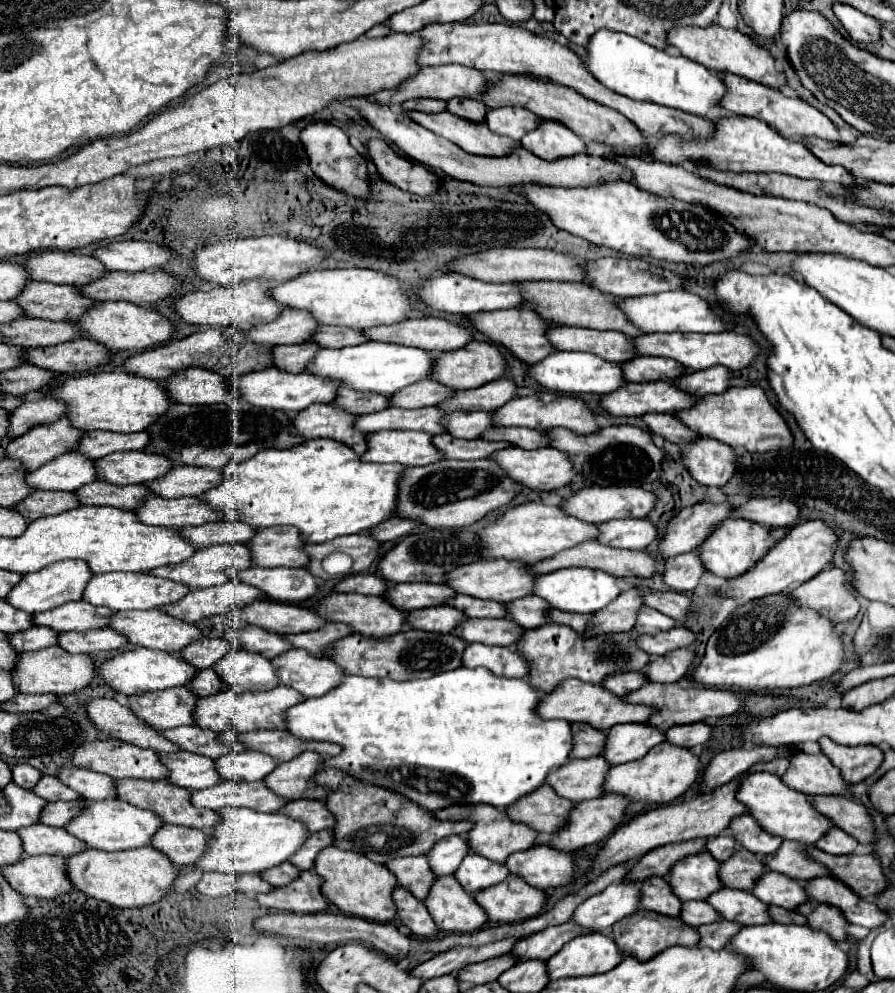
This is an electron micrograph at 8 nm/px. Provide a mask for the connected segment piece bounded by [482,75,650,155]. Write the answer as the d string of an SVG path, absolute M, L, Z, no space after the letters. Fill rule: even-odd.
M502 75L492 83L492 89L488 89L482 95L482 101L490 109L506 107L506 105L526 107L526 109L534 111L536 115L540 115L542 119L558 121L558 123L566 125L570 131L574 131L584 141L604 143L608 147L616 147L620 151L630 151L630 153L638 153L638 155L646 155L646 151L650 151L646 137L624 115L612 111L610 107L596 105L594 101L578 95L576 91L570 91L568 87L562 87L562 85L556 85L550 81L540 81L540 79L522 77L522 75Z

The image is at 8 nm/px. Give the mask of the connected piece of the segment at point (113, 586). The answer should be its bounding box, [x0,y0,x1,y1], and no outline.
[82,573,190,611]

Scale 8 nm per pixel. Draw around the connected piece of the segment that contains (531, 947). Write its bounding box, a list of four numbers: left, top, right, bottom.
[510,923,588,961]

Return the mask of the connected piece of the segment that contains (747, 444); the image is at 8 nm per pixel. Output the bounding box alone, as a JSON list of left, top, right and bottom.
[672,387,790,453]

